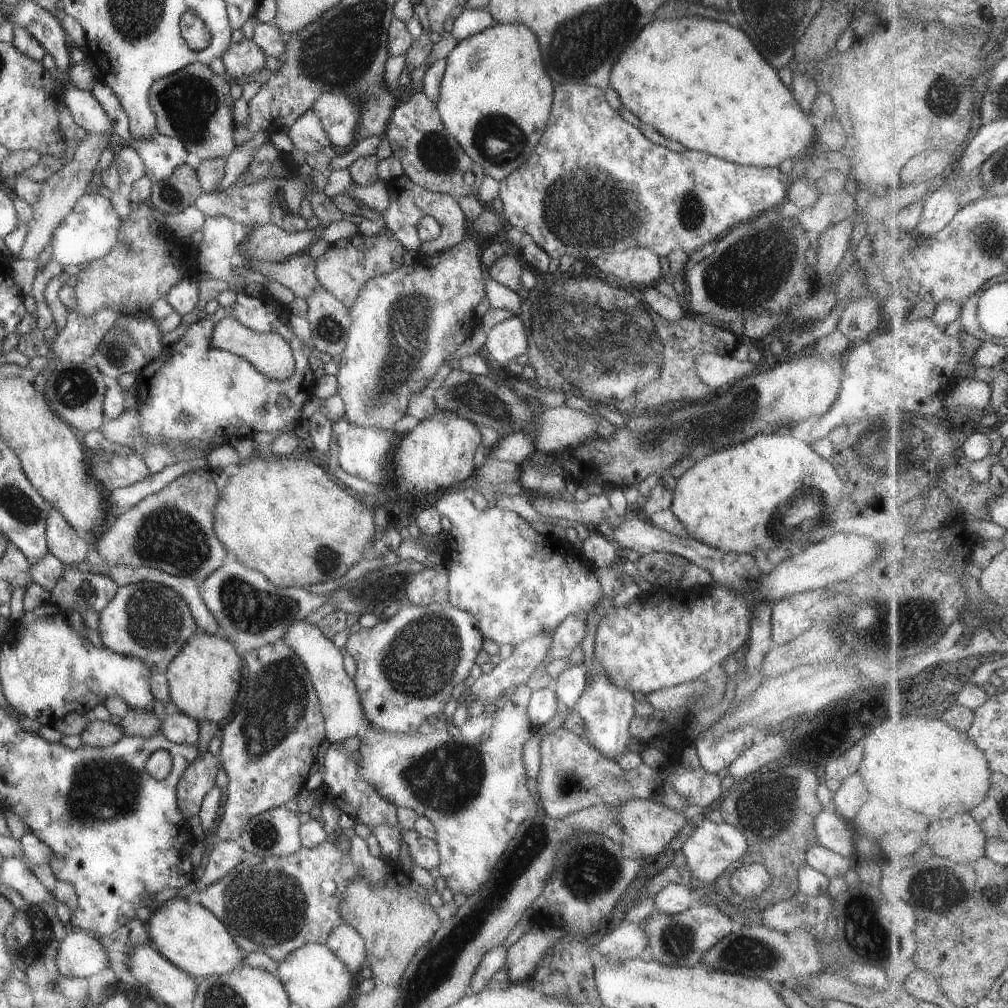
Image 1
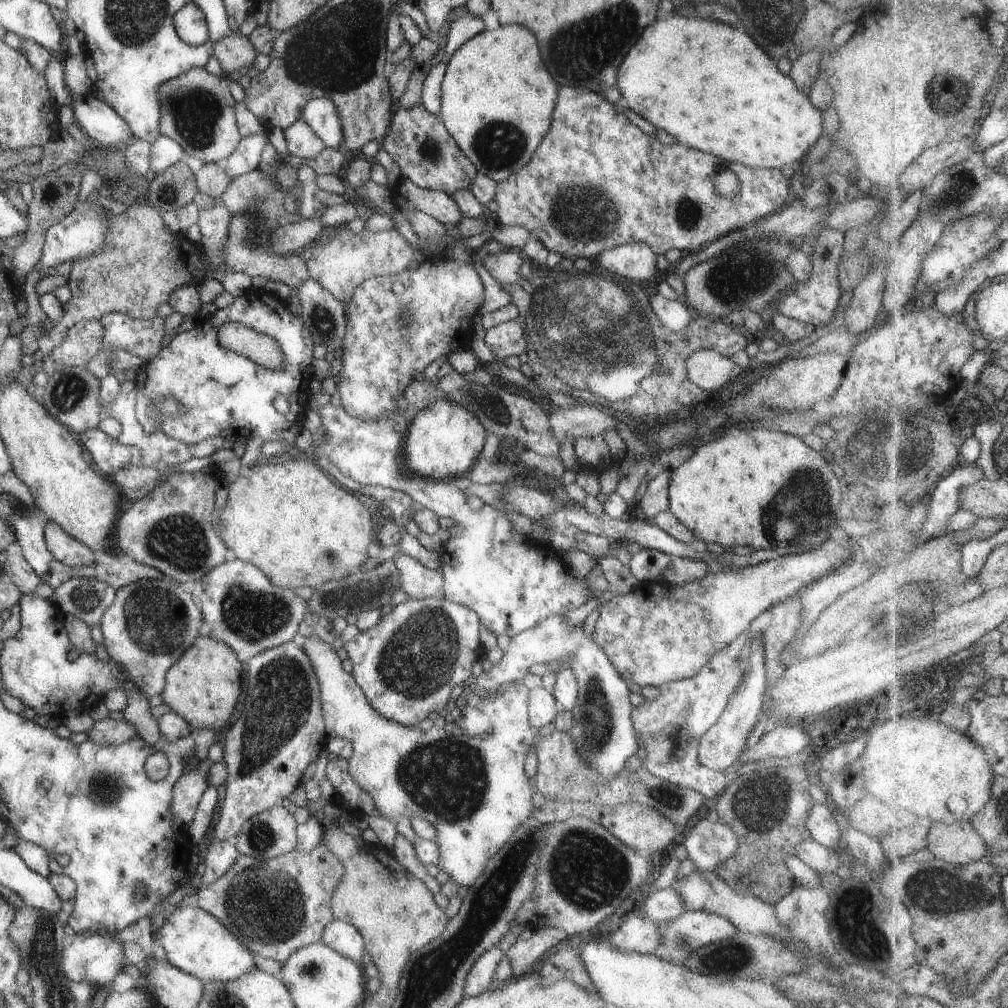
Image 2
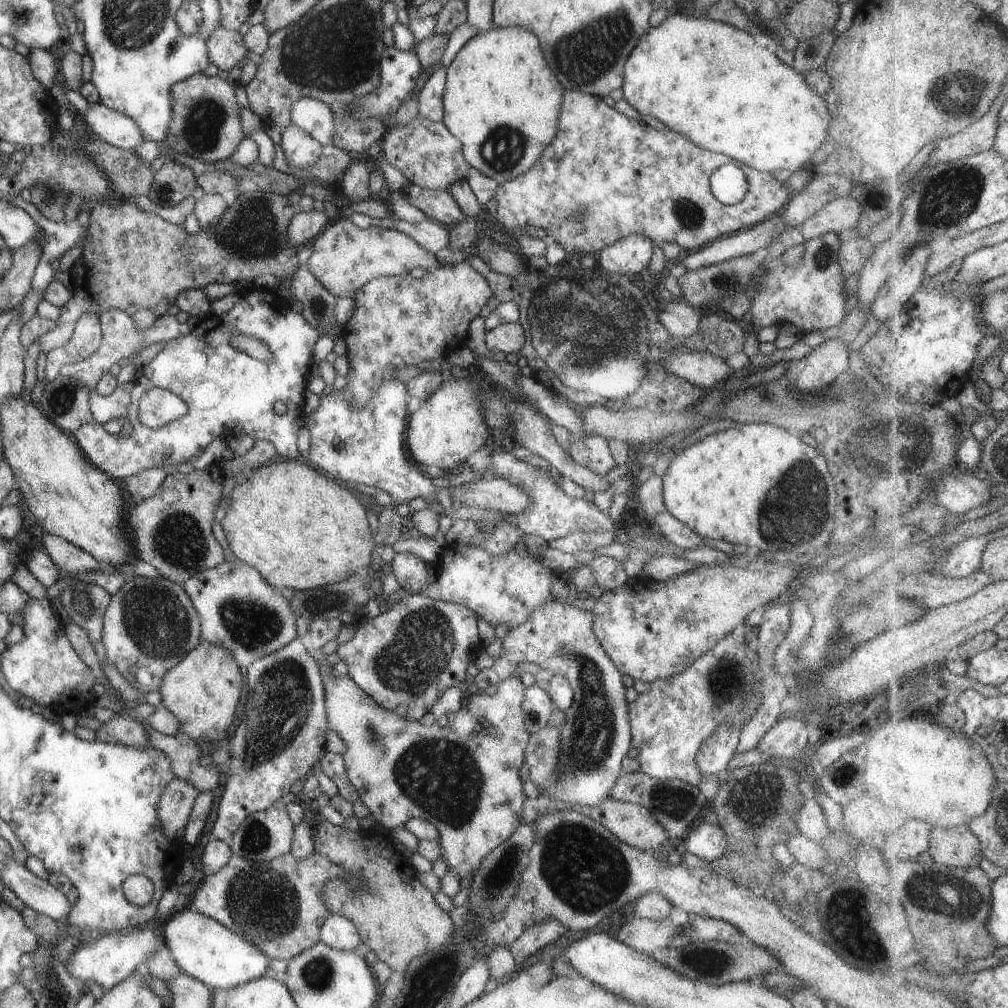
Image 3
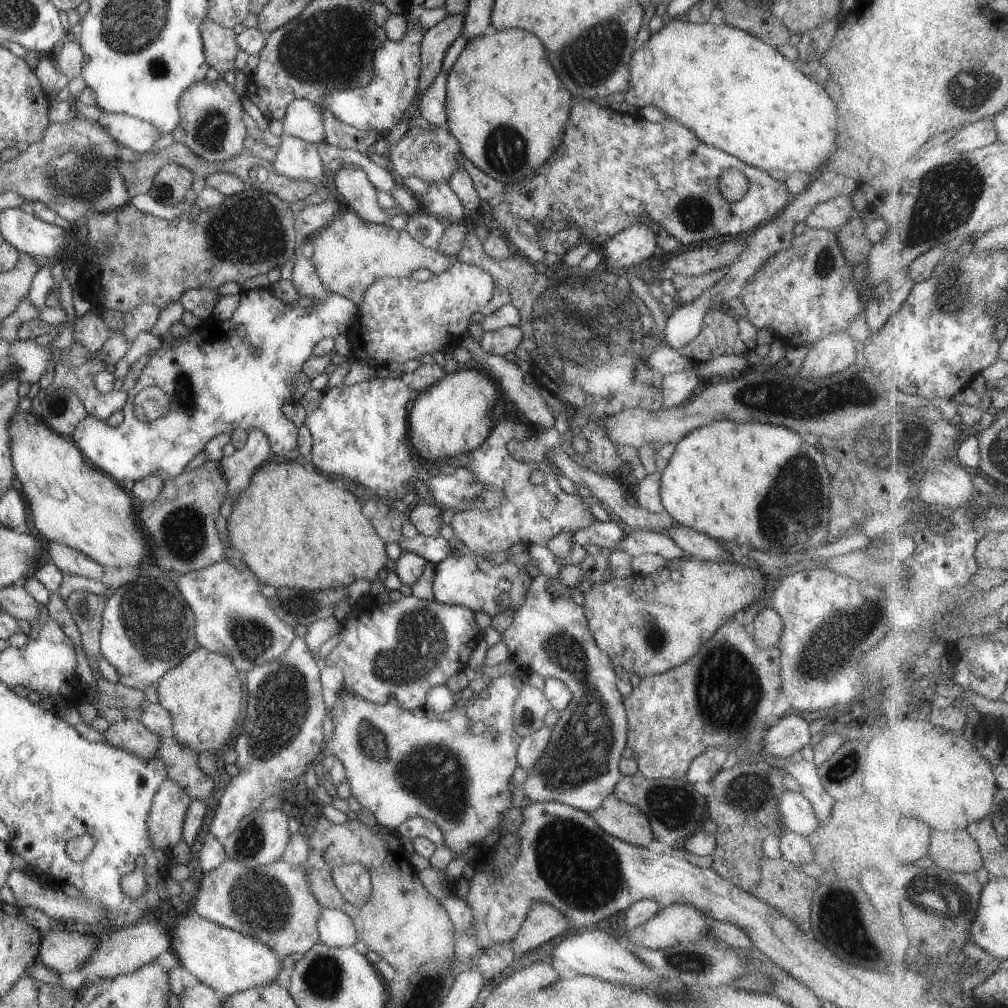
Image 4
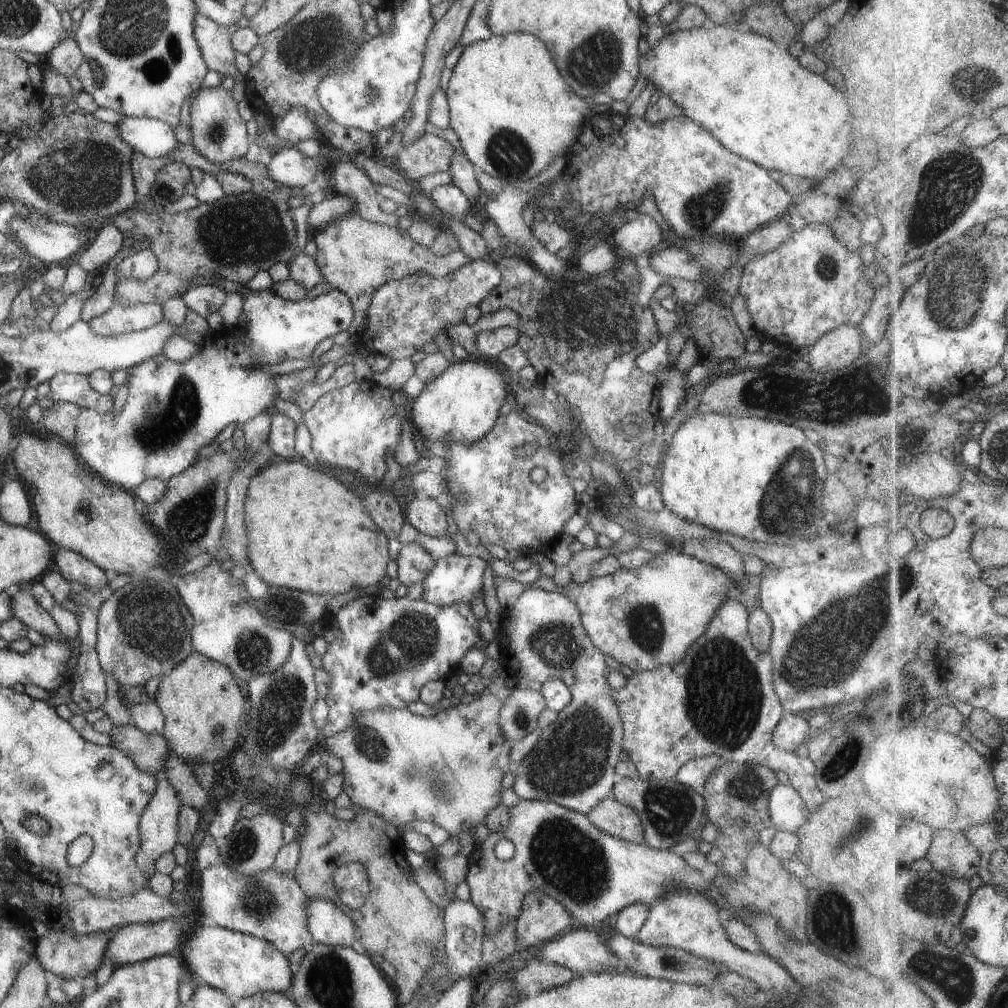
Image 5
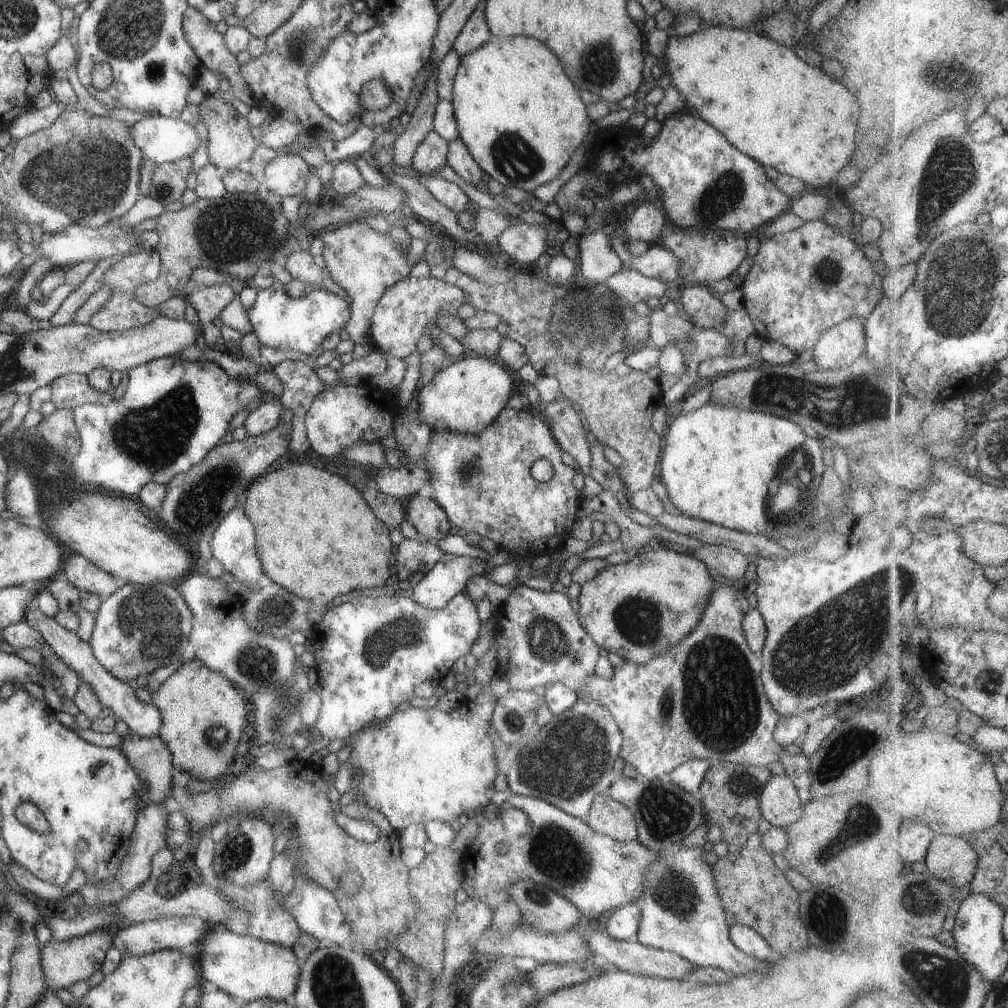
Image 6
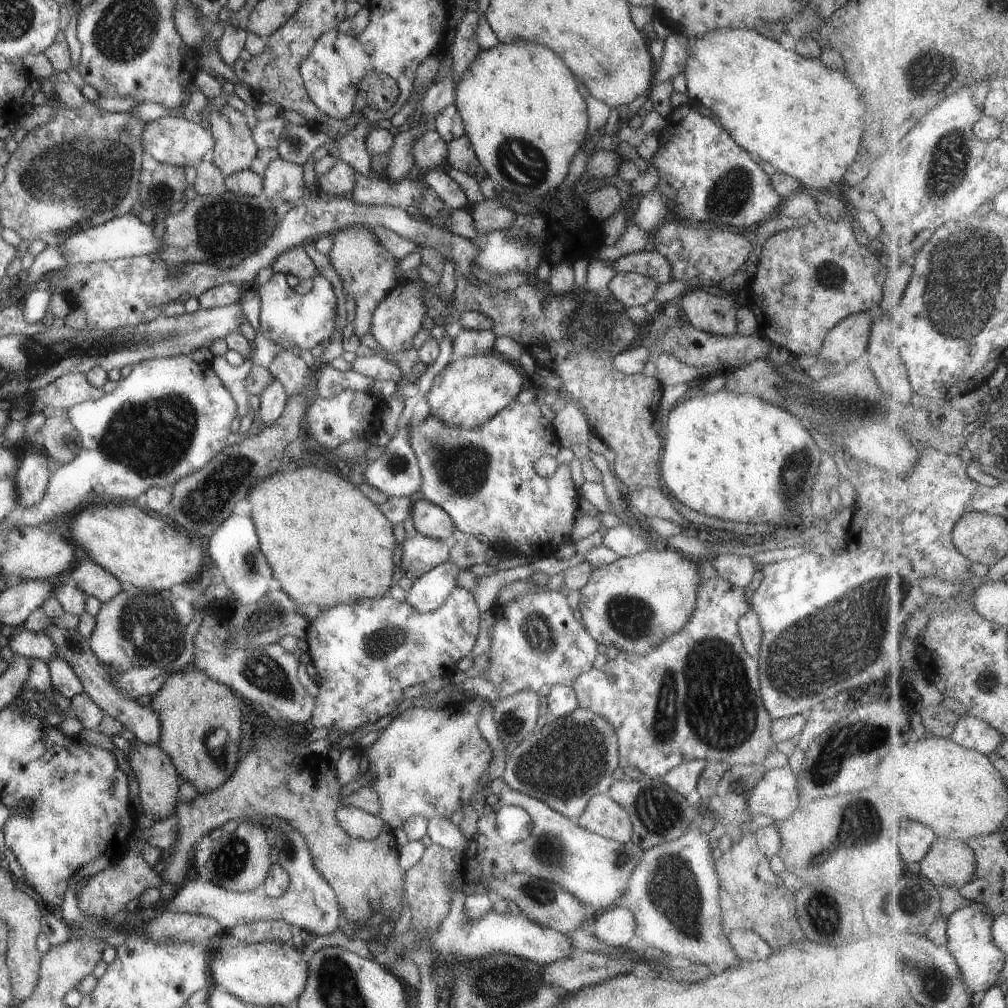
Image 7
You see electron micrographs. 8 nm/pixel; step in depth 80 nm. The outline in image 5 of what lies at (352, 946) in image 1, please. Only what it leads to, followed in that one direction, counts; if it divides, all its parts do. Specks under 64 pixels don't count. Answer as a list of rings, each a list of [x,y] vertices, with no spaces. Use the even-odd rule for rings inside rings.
[[[308,897],[306,927],[315,943],[349,947],[354,938],[352,920],[331,901]]]

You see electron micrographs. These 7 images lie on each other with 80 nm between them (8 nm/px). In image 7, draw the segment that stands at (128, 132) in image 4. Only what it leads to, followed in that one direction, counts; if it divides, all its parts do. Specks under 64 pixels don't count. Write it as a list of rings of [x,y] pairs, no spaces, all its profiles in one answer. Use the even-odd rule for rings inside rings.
[[[164,116],[147,121],[140,134],[143,154],[149,154],[153,160],[175,166],[191,166],[209,156],[213,137],[204,123],[194,123],[182,116]]]

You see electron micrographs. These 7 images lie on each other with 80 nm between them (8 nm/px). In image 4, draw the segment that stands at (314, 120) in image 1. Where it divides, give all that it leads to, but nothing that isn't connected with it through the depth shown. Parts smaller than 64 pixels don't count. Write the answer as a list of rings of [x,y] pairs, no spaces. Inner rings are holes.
[[[289,135],[280,136],[281,142],[272,163],[275,174],[290,179],[320,178],[321,163],[317,145]]]

